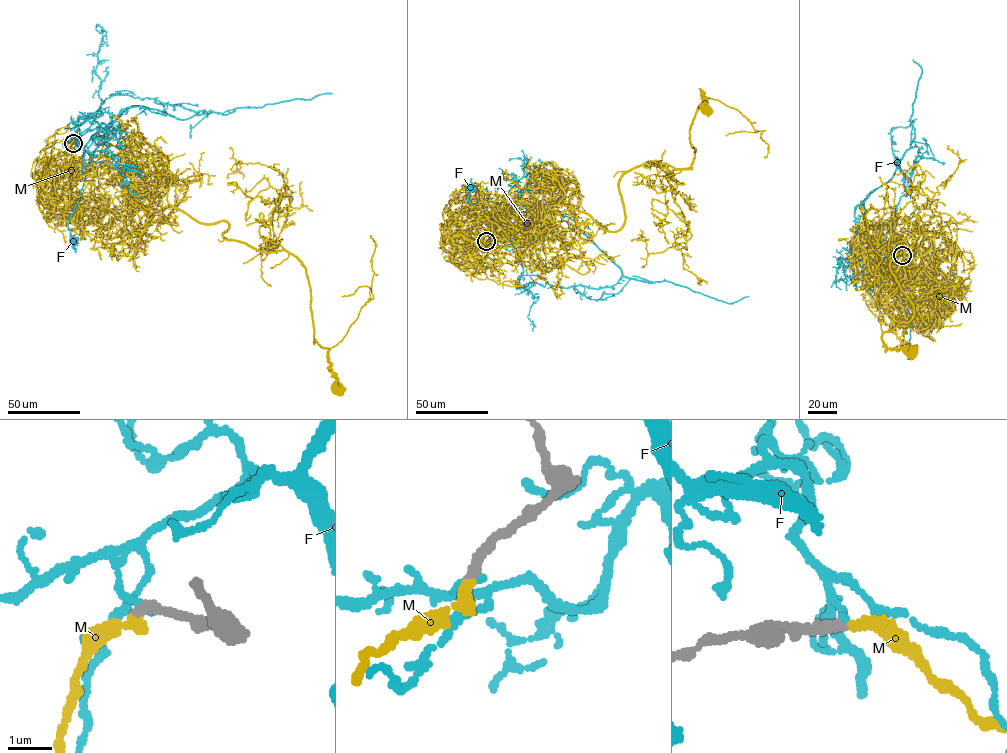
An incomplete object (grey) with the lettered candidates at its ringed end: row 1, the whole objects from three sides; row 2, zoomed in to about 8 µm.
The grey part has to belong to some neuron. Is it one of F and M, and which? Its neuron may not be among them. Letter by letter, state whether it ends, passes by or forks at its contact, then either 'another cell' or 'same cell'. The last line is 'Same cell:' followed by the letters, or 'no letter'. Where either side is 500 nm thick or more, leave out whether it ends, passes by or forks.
F: it ends; another cell
M: it ends; same cell
Same cell: M

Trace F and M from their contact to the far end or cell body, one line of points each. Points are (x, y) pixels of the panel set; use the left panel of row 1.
F: (73, 143), (77, 139), (89, 155), (90, 161), (89, 172), (85, 174), (79, 198), (68, 220), (72, 241)
M: (73, 143), (53, 214), (173, 206), (227, 222), (225, 238), (291, 253), (338, 388)

